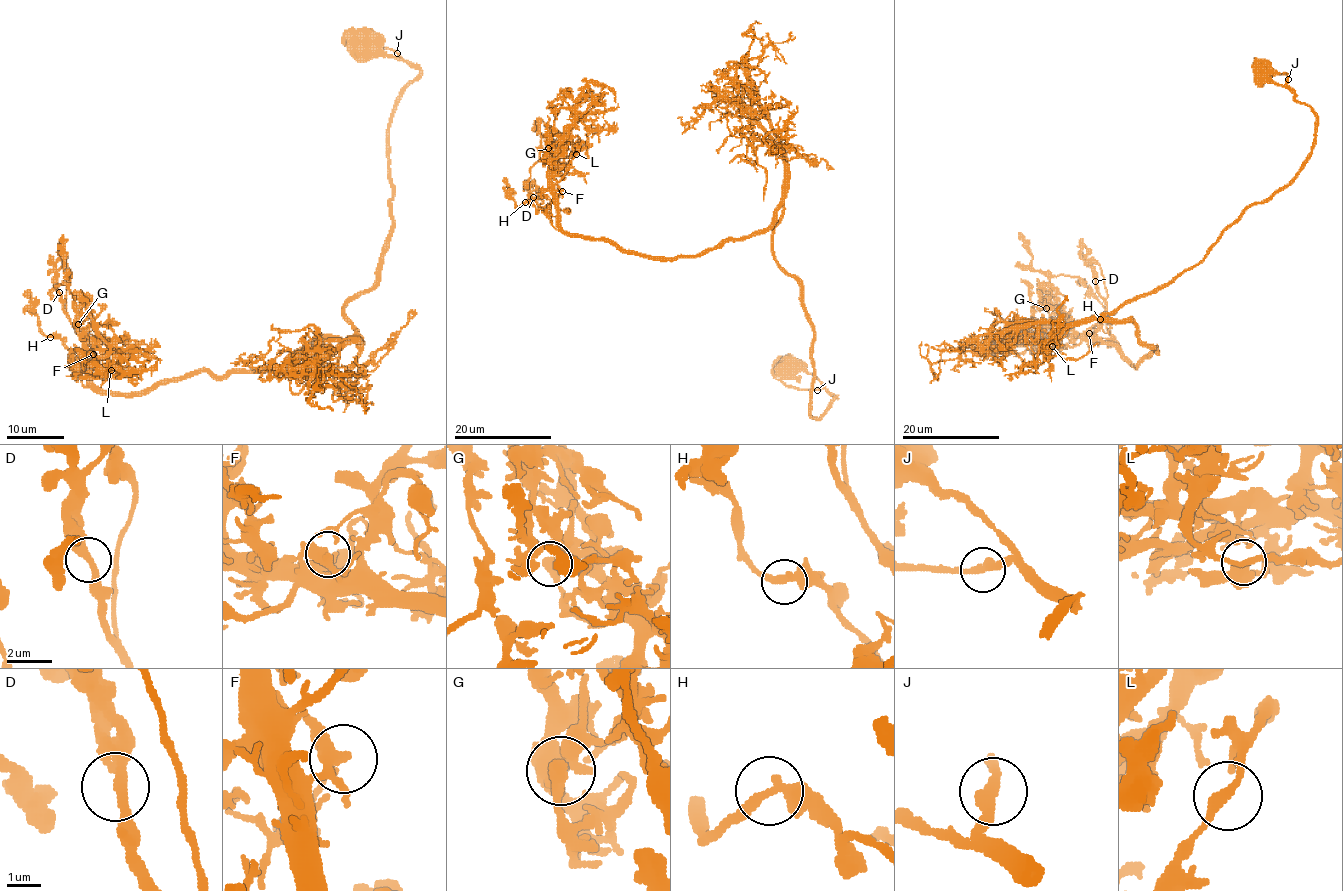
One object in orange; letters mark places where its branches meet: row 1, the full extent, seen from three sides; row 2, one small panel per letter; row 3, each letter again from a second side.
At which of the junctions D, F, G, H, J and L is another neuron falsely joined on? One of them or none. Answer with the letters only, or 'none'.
none

